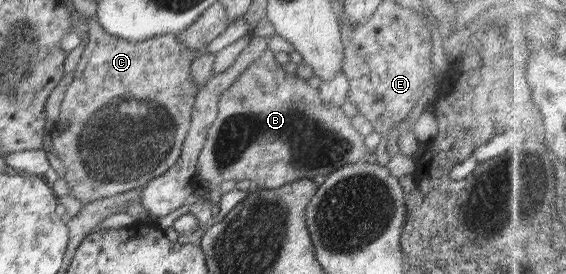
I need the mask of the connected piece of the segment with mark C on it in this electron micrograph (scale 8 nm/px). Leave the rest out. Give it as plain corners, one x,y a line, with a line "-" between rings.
97,16
90,17
87,21
87,32
89,33
88,44
84,48
84,51
82,51
80,60
74,70
74,80
68,85
68,89
64,93
60,113
58,113
58,118
54,121
53,131
50,133
54,152
58,154
58,158
62,159
62,177
65,178
65,181
68,182
72,190
69,197
74,197
83,206
94,201
99,201
100,199
125,193
126,191
142,188
152,179
162,176
168,169
171,169
176,164
176,160
182,155
183,142
191,126
192,110
196,94
200,90
198,85
194,85
190,72
191,63
197,54
194,50
188,49
184,43
180,43
176,34
160,35
139,42
128,41
105,32
104,28
98,23

